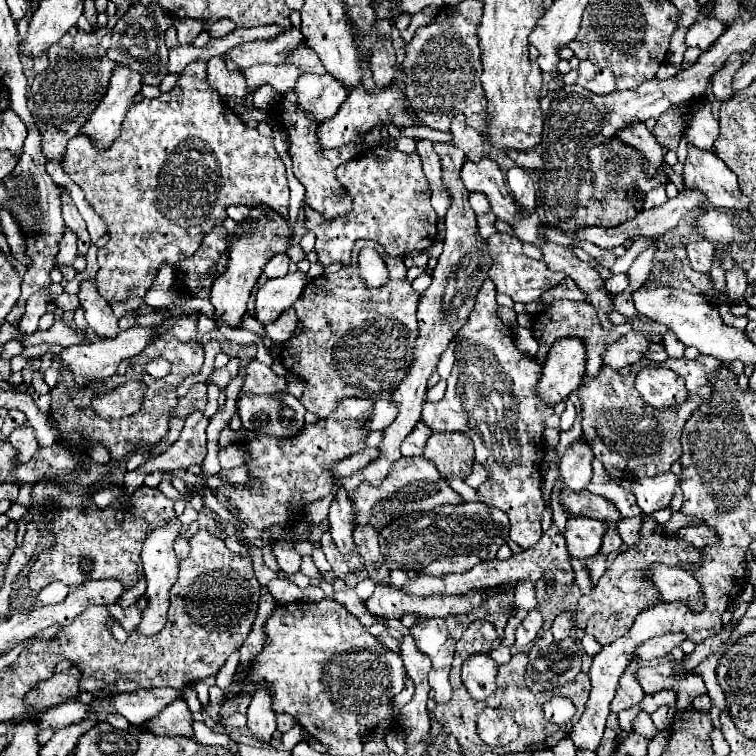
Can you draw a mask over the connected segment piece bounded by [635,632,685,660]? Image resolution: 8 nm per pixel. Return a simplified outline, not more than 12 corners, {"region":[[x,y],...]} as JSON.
{"region":[[683,632],[647,640],[635,650],[641,660],[663,658],[685,640]]}

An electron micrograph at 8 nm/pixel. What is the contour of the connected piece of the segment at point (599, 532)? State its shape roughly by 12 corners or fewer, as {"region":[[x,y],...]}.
{"region":[[569,516],[565,540],[571,558],[587,560],[601,548],[605,524]]}

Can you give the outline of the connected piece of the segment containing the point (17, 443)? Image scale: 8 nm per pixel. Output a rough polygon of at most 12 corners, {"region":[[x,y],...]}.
{"region":[[29,424],[15,428],[9,436],[13,448],[27,462],[39,448]]}

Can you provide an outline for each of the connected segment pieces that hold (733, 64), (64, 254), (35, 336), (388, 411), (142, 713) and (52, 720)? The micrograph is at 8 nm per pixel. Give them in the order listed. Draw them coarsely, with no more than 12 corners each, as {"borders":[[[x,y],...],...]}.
{"borders":[[[741,56],[729,58],[711,78],[719,100],[733,96],[733,76],[743,64]],[[65,230],[59,242],[57,264],[73,264],[77,256],[77,234]],[[55,320],[49,330],[37,330],[23,338],[33,344],[85,344],[79,330],[65,320]],[[377,400],[367,422],[381,430],[397,416],[391,400]],[[145,688],[93,700],[97,720],[117,712],[131,724],[179,698],[175,688]],[[67,702],[39,716],[39,728],[63,728],[87,716],[87,704]]]}

